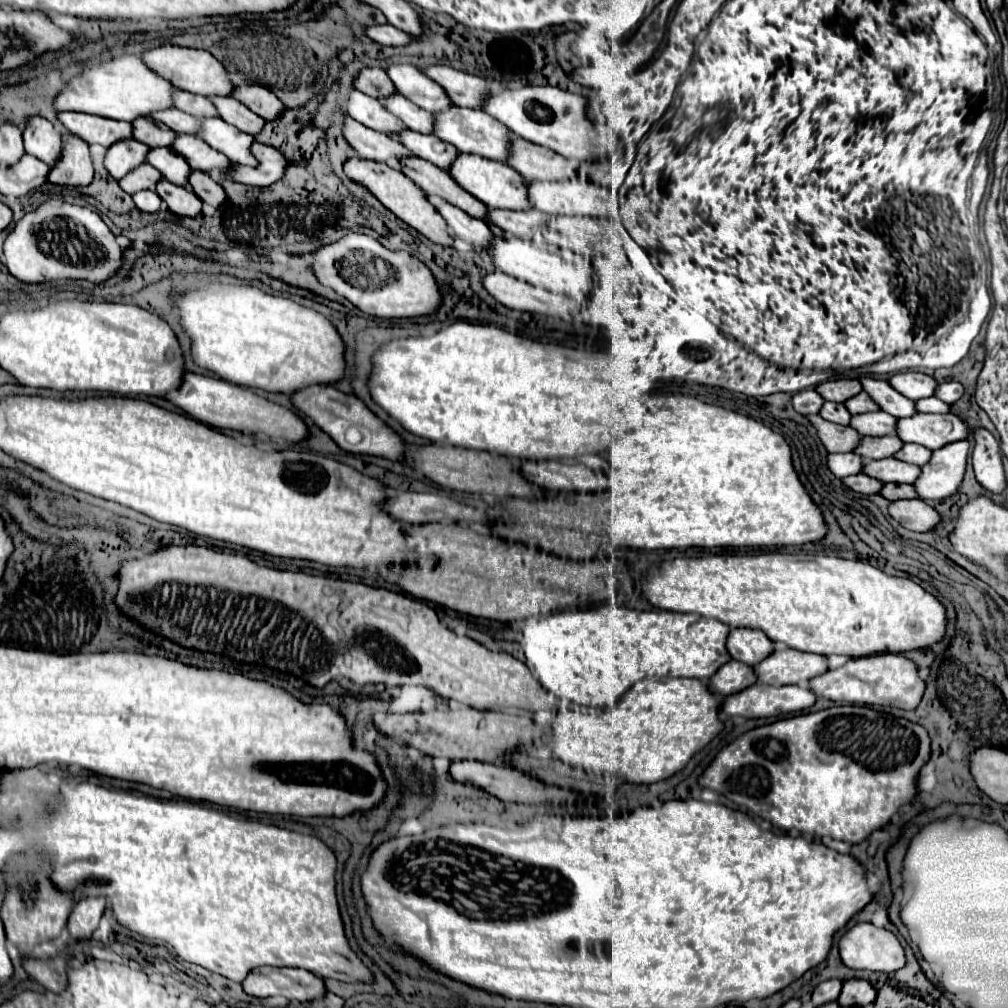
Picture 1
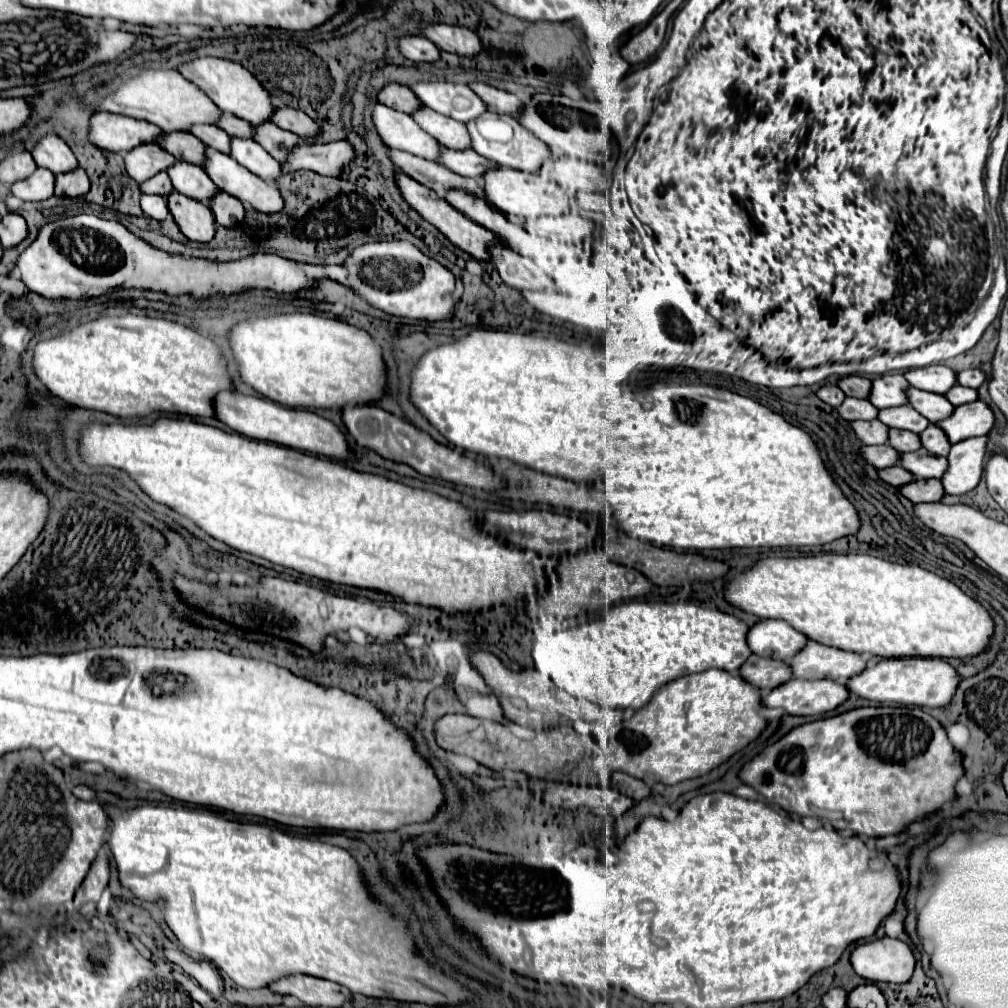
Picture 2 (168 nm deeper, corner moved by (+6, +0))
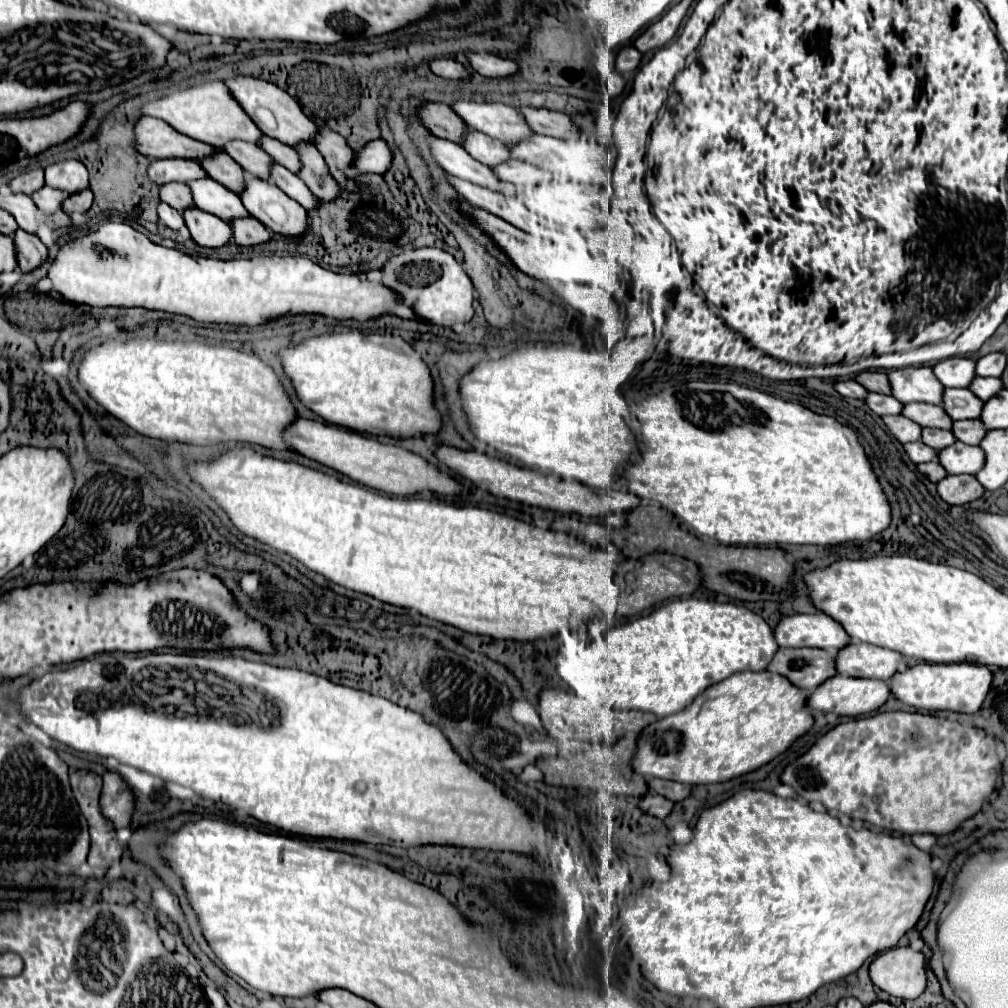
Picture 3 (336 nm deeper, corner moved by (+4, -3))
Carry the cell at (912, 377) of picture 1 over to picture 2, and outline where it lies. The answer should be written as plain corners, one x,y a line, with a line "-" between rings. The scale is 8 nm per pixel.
930,365
920,369
910,369
904,373
908,383
916,389
924,389
930,393
946,393
956,383
956,373
944,365

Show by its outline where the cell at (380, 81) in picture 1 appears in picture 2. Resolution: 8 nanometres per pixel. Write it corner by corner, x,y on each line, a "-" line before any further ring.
388,83
386,87
382,87
378,91
378,101
402,113
412,113
420,107
420,101
414,97
414,93
400,83

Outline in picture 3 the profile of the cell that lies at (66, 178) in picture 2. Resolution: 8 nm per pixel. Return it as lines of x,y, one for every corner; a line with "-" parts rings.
88,188
88,190
82,190
82,192
78,192
78,194
68,196
68,198
64,200
64,204
62,204
62,208
64,208
66,214
72,214
72,212
84,214
84,212
90,210
90,206
92,206
92,190
90,190
90,188

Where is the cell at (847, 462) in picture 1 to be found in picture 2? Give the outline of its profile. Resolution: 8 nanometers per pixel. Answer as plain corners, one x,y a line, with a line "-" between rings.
870,445
870,447
860,447
858,457
874,469
884,469
896,465
898,451
892,449
890,445

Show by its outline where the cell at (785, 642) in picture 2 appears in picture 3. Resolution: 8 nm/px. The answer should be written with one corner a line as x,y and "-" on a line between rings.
796,614
786,616
774,628
776,642
782,648
800,648
800,646
814,646
836,650
844,648
850,642
846,630
836,620
830,620
826,614

